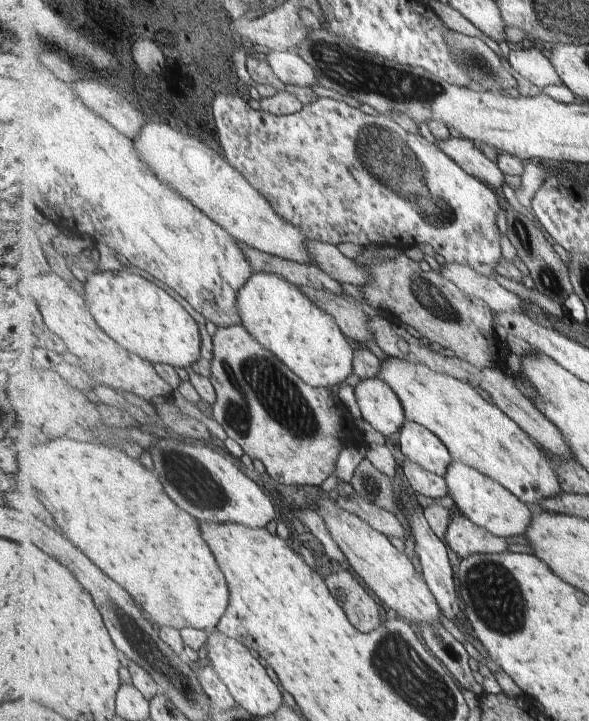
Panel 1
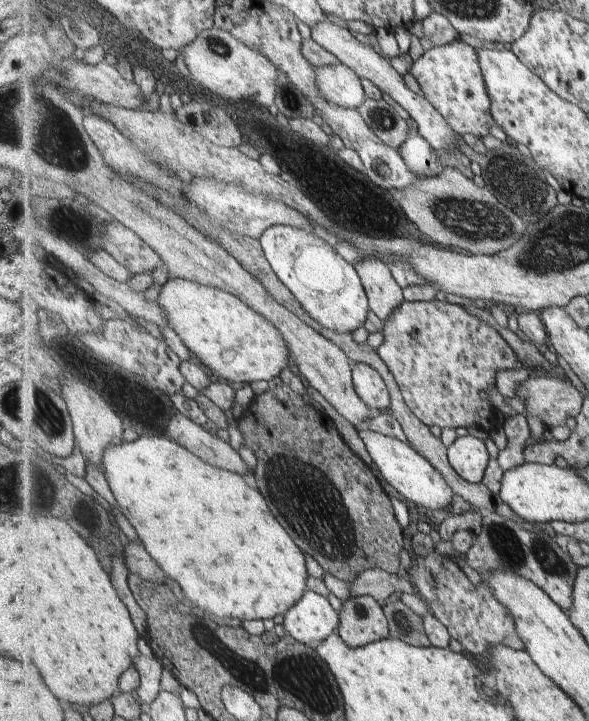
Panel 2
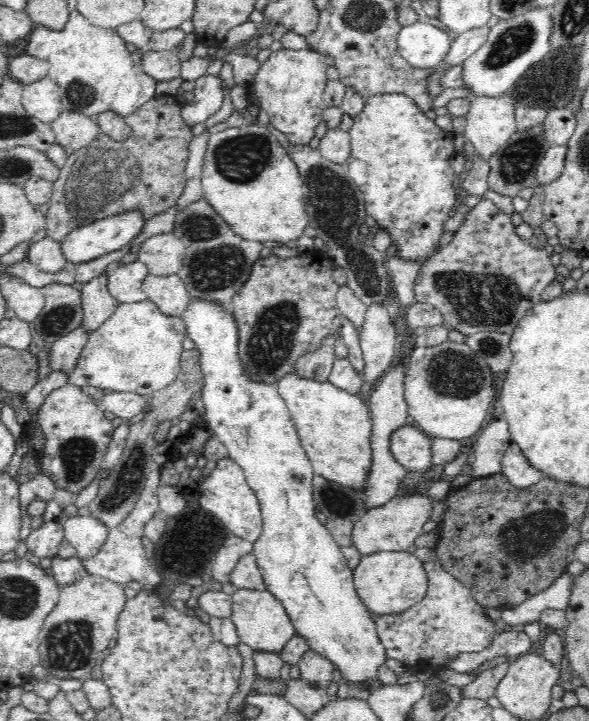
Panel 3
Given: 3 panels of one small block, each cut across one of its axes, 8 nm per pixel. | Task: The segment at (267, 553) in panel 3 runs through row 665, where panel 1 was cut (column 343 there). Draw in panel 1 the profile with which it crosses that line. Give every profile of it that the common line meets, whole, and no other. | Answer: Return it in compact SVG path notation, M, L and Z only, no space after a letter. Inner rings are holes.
M268 272L253 273L237 296L237 308L242 324L257 337L257 342L288 364L307 384L329 388L343 384L353 374L356 352L349 337L341 332L329 312L309 300L300 286Z

